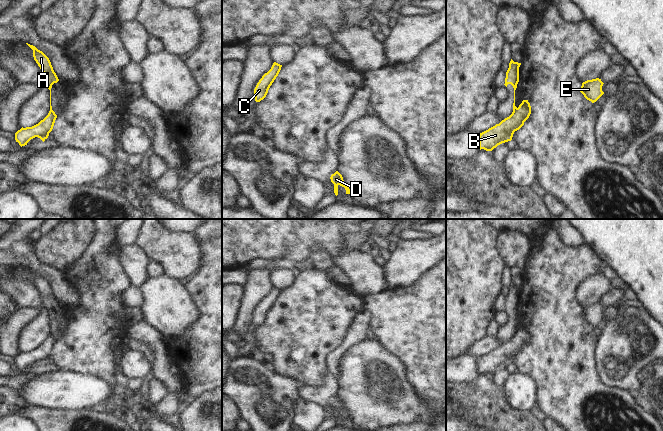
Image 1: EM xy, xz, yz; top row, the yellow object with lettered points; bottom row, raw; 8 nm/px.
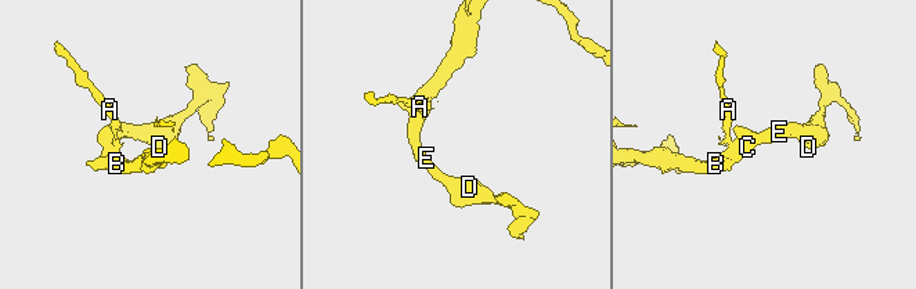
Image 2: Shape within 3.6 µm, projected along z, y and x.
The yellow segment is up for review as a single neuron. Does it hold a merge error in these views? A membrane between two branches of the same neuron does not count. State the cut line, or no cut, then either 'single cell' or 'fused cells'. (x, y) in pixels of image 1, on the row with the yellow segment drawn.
cut in yz along (516, 107), (513, 111); fused cells

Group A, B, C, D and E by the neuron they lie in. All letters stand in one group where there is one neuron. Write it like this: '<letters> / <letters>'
A / B C D E

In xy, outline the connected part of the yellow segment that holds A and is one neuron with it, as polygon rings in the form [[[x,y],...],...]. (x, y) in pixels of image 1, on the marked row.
[[[26,43],[33,50],[33,57],[40,69],[43,72],[42,82],[45,84],[50,90],[50,110],[52,110],[51,106],[51,88],[54,83],[59,81],[56,73],[53,70],[51,62],[49,58],[40,50],[38,50],[35,46]]]

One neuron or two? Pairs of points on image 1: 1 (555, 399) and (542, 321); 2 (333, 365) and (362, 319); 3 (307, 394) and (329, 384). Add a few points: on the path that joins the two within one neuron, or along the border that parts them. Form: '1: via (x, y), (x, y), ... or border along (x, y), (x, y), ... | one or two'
1: via (555, 380), (555, 340) | one
2: via (337, 354), (358, 330) | one
3: via (312, 394), (319, 394), (324, 389) | one

